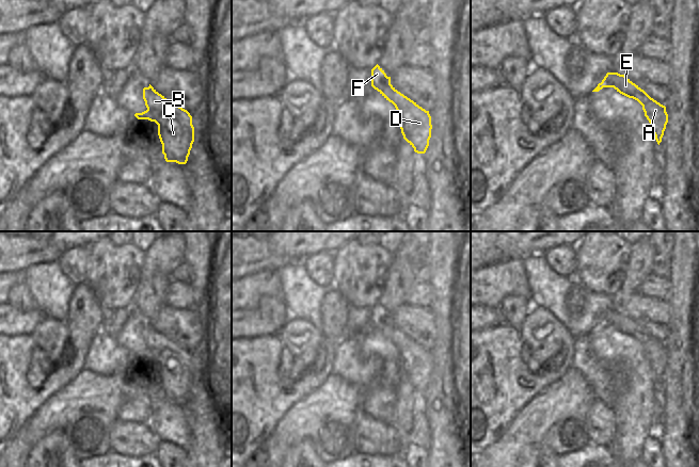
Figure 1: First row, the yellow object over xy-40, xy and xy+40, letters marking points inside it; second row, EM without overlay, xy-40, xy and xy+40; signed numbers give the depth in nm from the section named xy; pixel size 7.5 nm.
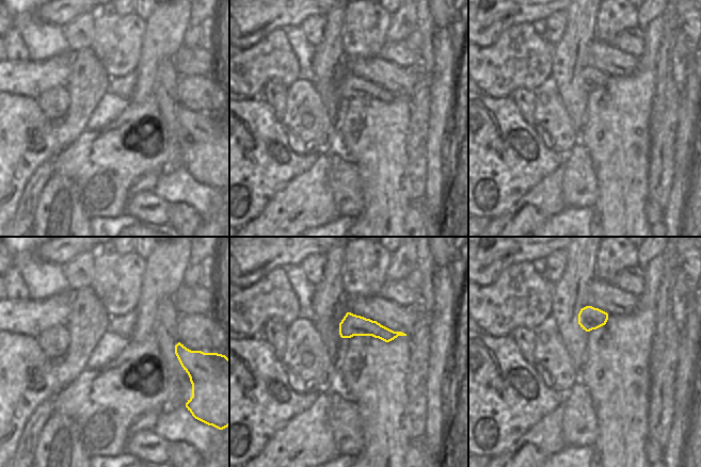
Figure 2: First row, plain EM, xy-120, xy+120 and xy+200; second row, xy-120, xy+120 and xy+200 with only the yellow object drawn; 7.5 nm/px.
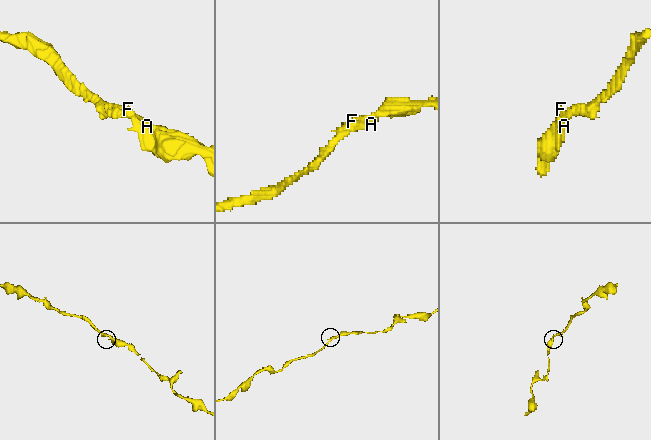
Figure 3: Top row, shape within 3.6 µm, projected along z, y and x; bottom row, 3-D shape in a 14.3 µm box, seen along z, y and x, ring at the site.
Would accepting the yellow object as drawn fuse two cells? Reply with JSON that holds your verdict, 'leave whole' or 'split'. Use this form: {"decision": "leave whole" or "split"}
{"decision": "leave whole"}

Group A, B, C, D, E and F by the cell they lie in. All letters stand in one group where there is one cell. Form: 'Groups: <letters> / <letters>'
Groups: A B C D E F

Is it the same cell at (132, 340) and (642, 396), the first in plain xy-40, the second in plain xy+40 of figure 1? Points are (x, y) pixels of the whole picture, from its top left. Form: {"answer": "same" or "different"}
{"answer": "same"}

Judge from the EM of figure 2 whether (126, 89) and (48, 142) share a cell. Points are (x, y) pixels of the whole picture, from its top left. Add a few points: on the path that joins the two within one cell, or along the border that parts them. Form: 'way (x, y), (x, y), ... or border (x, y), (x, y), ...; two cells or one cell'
border (111, 78), (106, 92); two cells

